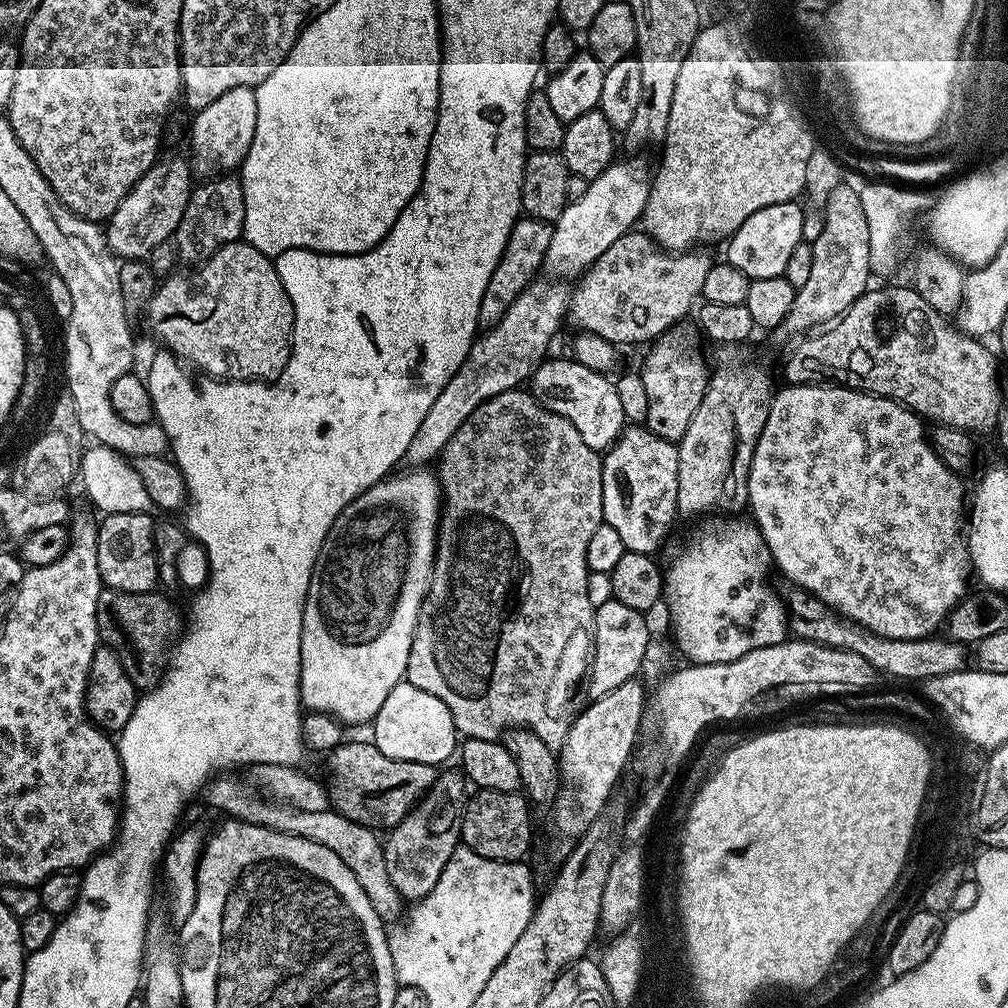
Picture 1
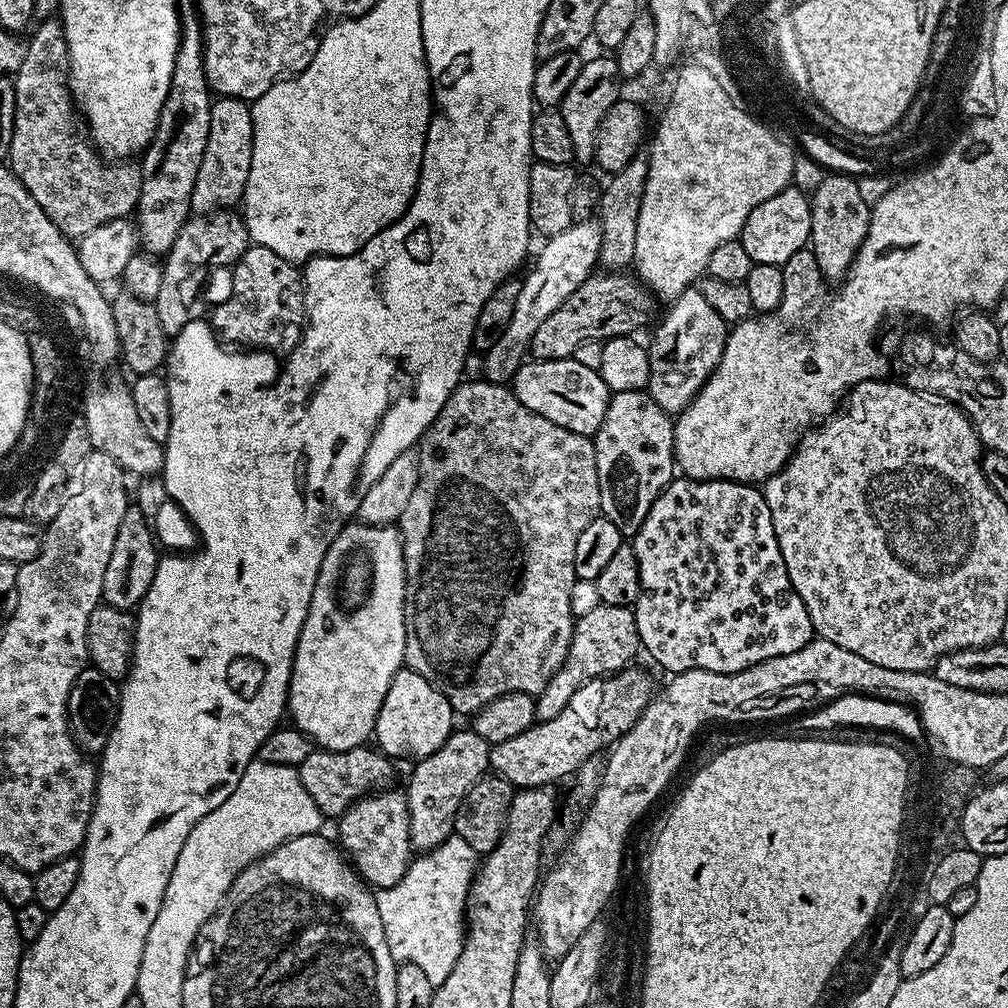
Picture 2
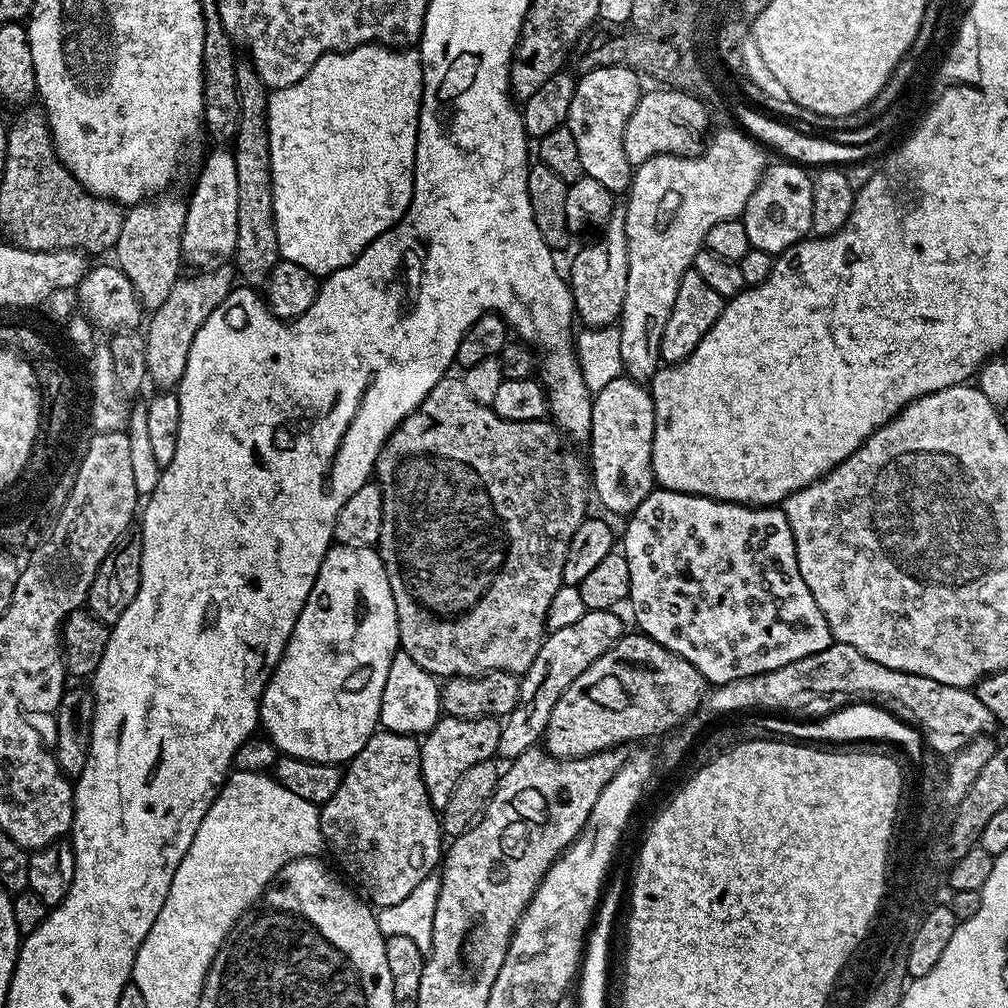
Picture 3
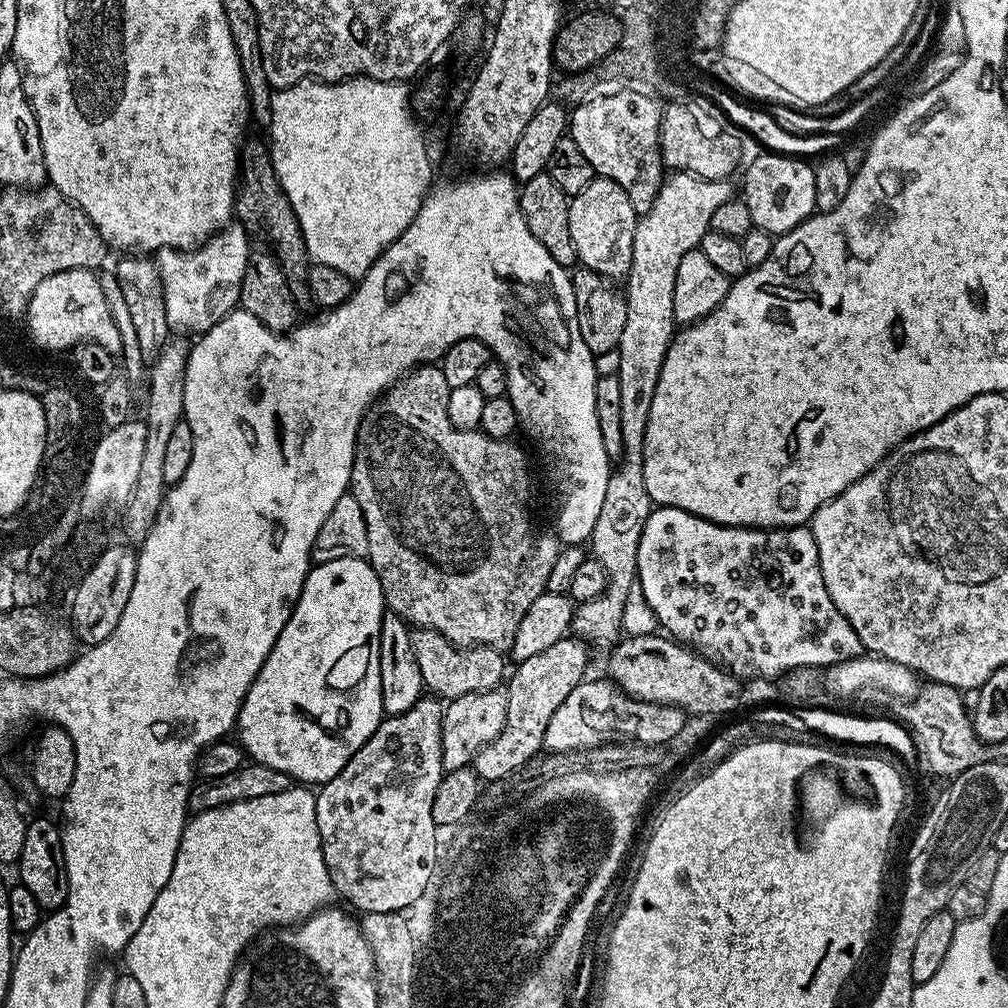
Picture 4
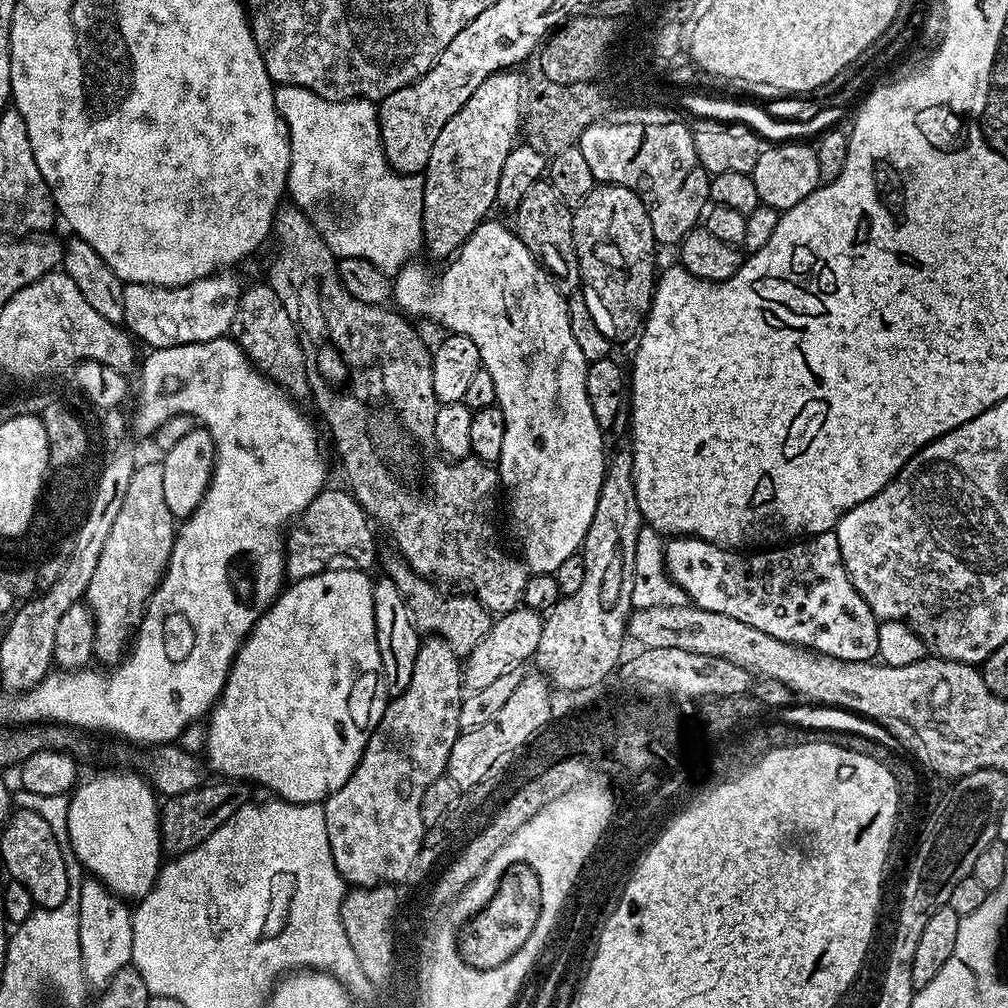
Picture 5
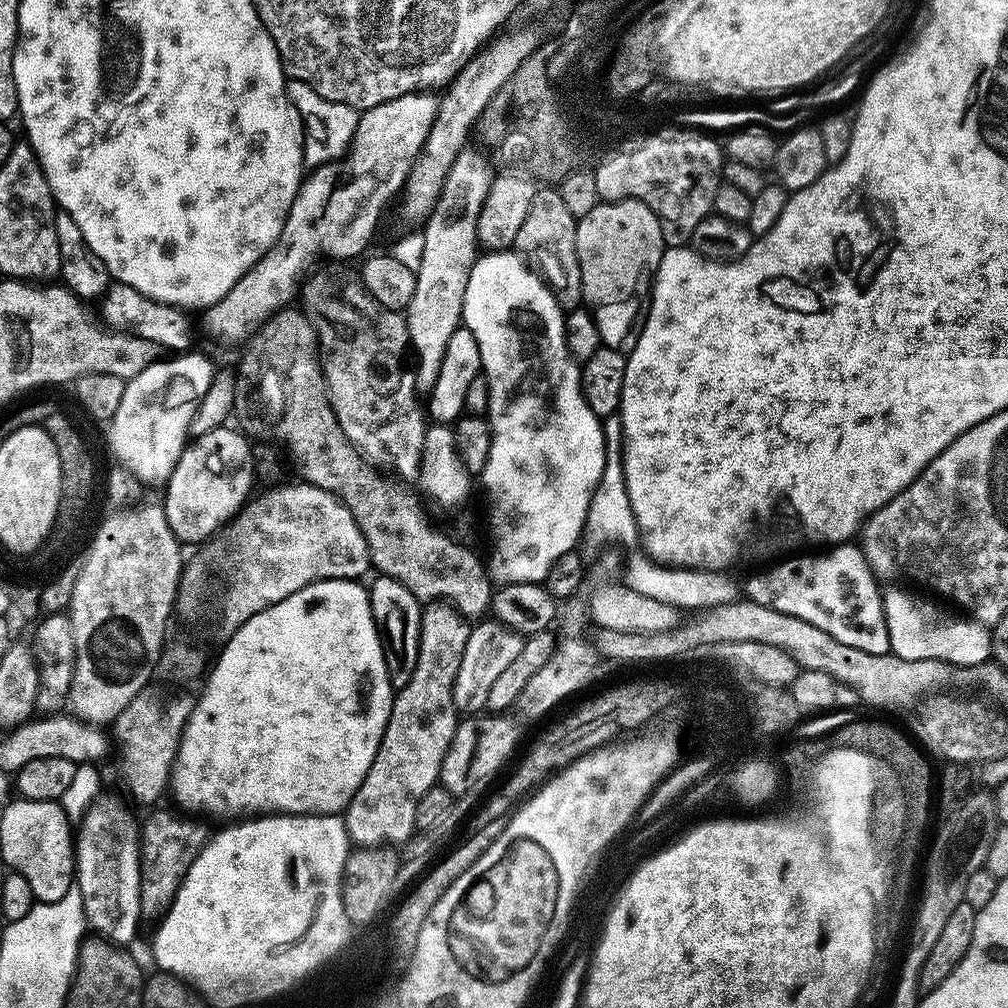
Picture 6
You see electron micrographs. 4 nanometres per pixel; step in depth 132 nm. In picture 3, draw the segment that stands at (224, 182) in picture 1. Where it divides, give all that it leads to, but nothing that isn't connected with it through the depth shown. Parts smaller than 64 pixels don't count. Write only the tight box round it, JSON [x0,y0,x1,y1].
[143,266,234,390]

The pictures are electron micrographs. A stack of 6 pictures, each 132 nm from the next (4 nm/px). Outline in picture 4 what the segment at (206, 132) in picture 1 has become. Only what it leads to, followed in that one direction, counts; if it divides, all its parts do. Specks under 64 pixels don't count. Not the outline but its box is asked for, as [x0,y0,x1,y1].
[154,222,250,333]

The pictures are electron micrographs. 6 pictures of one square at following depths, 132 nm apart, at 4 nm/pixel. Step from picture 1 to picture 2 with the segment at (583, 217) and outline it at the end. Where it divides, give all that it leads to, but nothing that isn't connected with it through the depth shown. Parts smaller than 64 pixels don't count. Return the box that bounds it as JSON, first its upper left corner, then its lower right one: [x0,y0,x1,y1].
[482,222,600,385]

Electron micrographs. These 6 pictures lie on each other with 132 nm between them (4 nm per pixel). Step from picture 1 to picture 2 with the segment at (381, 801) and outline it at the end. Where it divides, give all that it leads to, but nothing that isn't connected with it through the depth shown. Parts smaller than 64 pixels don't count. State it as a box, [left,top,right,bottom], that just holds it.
[298,746,397,818]

